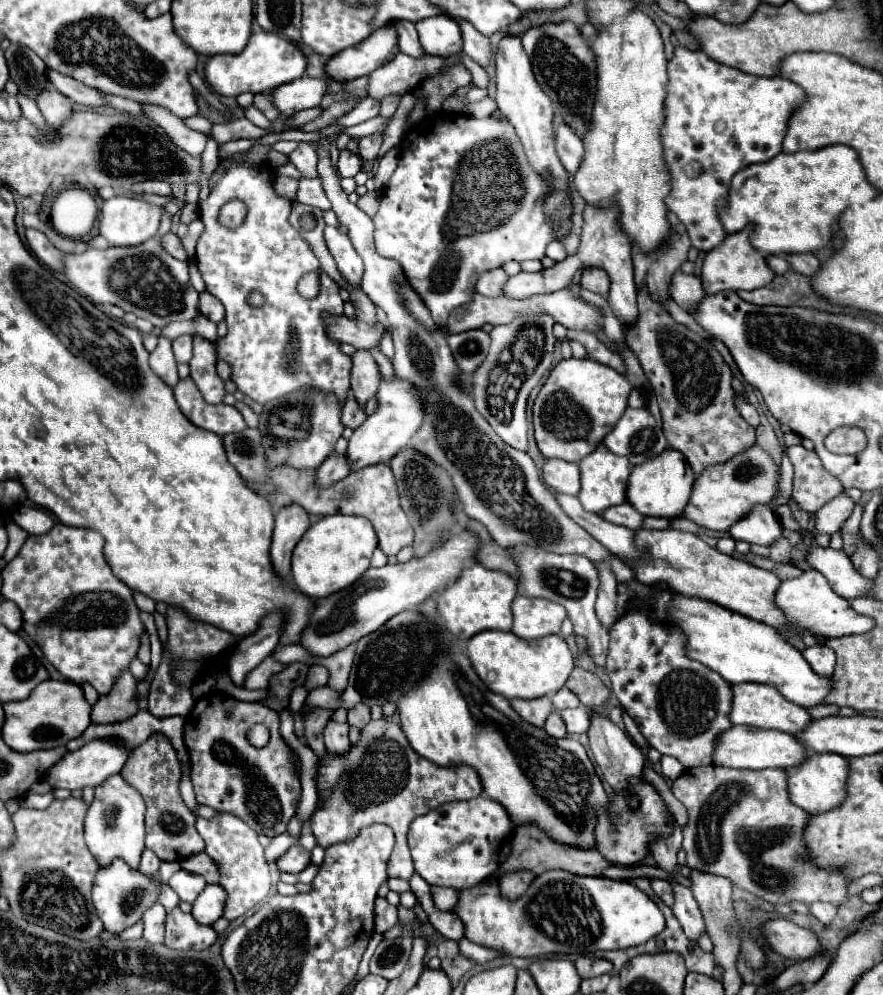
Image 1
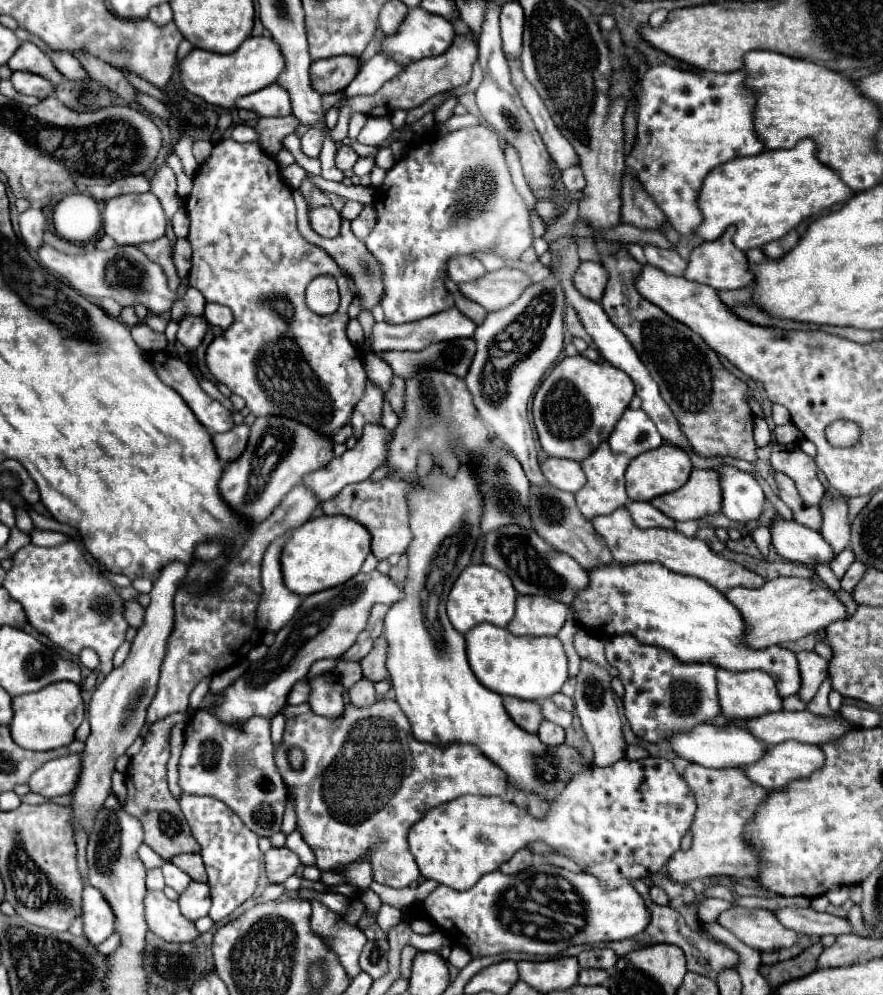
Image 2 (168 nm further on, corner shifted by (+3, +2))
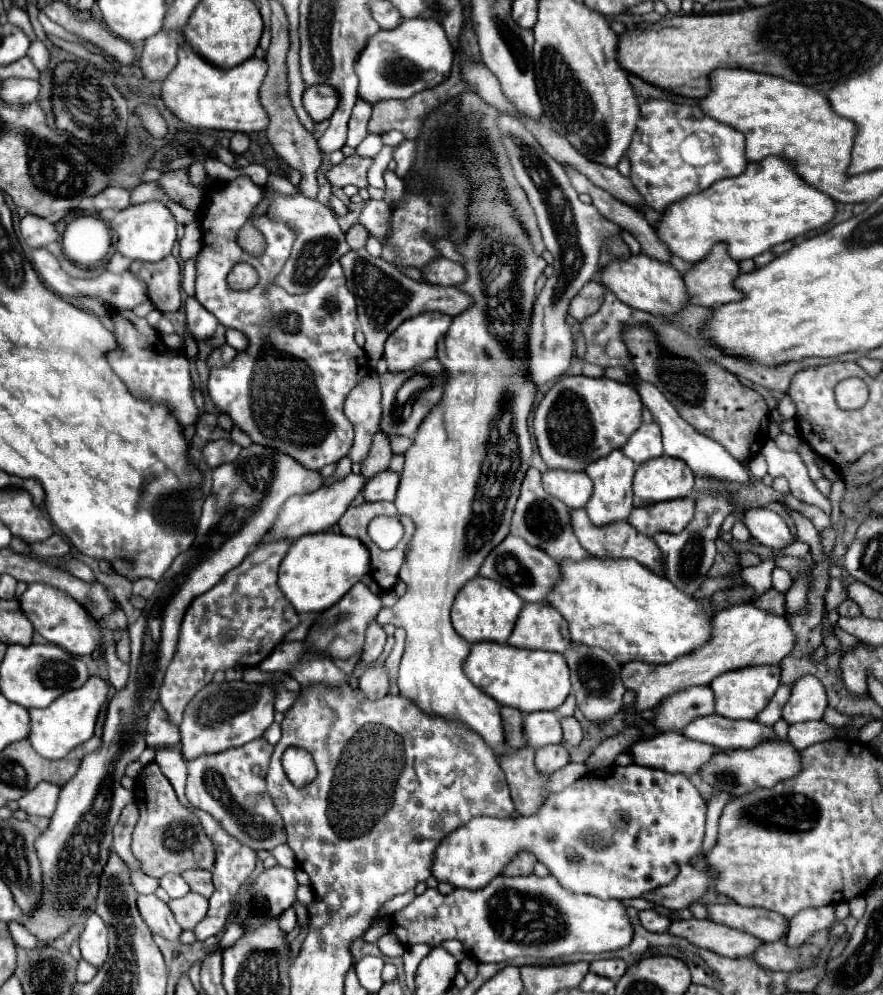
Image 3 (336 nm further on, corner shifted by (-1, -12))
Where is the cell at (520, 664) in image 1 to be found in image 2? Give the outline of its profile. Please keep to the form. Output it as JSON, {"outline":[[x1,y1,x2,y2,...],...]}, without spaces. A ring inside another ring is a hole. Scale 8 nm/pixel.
{"outline":[[479,624,465,634,467,658,471,670,483,686,501,694,523,700,547,700,561,690,567,680,567,656,557,636,513,636,507,628]]}

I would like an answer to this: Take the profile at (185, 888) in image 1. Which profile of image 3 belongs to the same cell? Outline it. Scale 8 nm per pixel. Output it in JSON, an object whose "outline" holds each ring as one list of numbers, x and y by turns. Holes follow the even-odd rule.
{"outline":[[165,874,163,878,159,878,159,884,169,894,169,898,181,898,189,892,187,882,179,874]]}

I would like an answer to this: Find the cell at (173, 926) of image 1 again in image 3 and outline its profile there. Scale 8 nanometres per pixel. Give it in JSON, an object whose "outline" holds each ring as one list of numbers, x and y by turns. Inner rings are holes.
{"outline":[[139,894,137,910,153,934,159,934,167,940,179,940,179,934,181,934,179,924,175,924,175,918,169,906,163,900,159,900,155,894]]}

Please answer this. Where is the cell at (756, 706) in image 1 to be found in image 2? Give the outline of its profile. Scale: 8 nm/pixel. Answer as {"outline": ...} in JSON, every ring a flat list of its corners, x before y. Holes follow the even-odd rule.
{"outline":[[717,670,717,690,719,690,719,704,727,720,753,720,783,710,783,698,779,698,773,678,759,670,753,672]]}

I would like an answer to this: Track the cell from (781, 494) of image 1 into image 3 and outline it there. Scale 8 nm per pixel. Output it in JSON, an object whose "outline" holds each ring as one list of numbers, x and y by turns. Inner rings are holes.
{"outline":[[775,567,772,572,772,586,781,593,786,593,793,581,788,571]]}

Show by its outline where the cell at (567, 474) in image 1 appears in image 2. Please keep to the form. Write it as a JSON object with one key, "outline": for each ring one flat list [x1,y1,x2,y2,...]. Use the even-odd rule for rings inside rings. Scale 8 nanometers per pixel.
{"outline":[[547,458,541,464,541,470,545,478,559,490,575,494,585,482,585,474,581,470,581,464,575,460,563,460,563,458]]}

